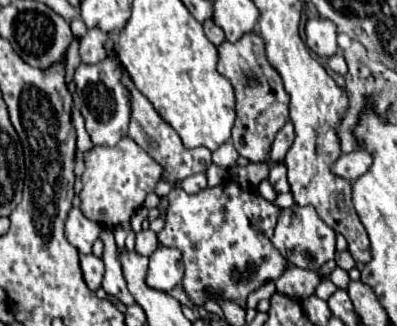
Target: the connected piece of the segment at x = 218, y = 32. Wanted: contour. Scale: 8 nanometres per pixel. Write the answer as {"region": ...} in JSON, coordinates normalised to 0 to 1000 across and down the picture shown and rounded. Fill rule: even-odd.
{"region":[[[521,55],[521,61],[511,61],[511,92],[516,92],[516,104],[521,104],[521,117],[542,135],[542,141],[552,141],[562,123],[567,123],[567,104],[562,104],[562,92],[531,61],[531,55]]]}

